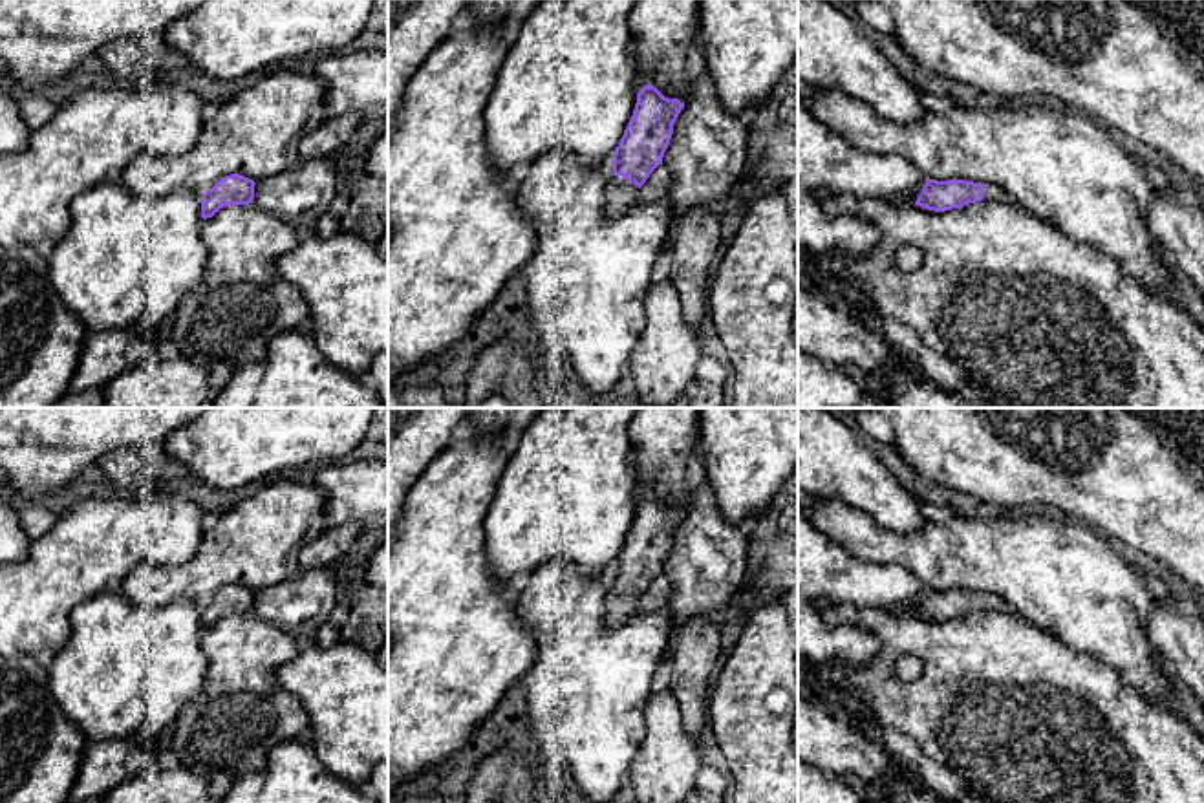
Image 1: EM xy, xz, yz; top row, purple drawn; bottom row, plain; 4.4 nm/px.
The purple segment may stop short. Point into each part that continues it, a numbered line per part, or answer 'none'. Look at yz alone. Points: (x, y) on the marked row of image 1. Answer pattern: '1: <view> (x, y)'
1: yz (990, 192)

